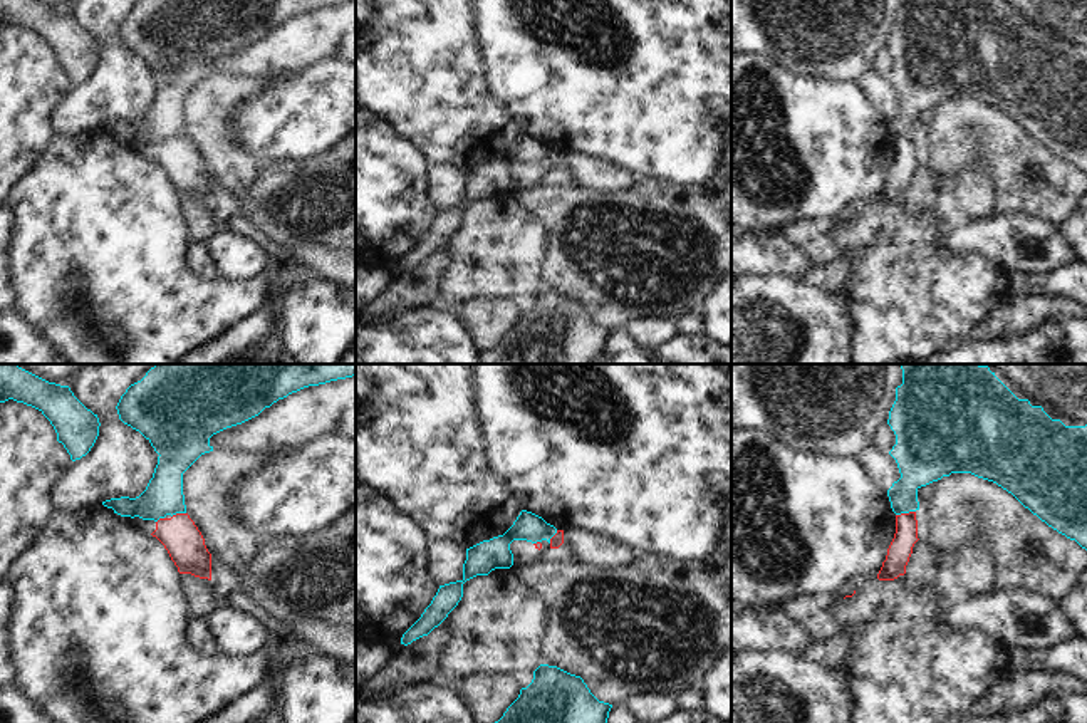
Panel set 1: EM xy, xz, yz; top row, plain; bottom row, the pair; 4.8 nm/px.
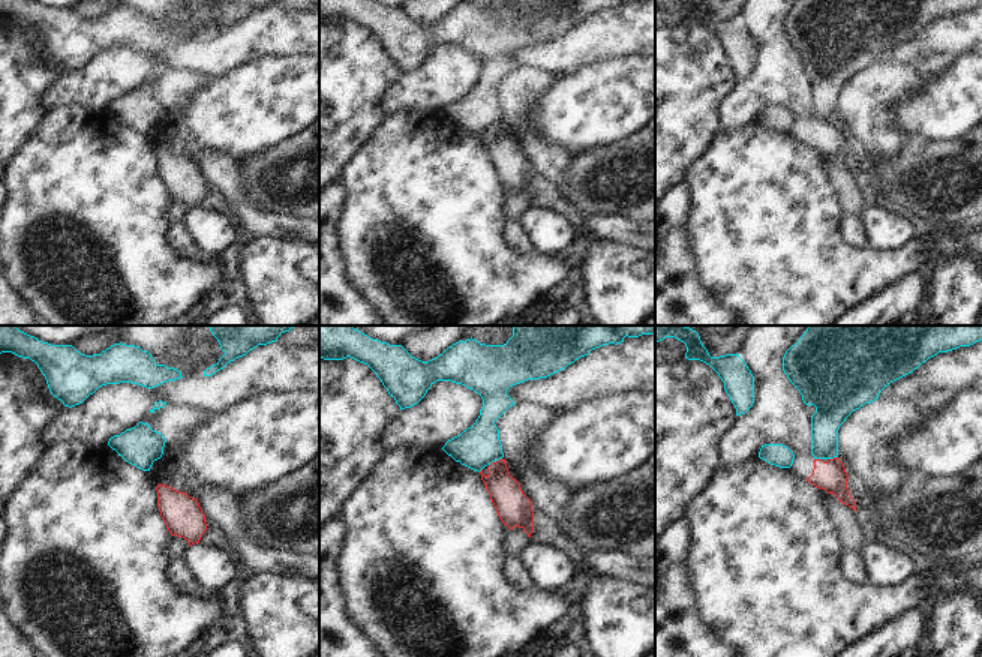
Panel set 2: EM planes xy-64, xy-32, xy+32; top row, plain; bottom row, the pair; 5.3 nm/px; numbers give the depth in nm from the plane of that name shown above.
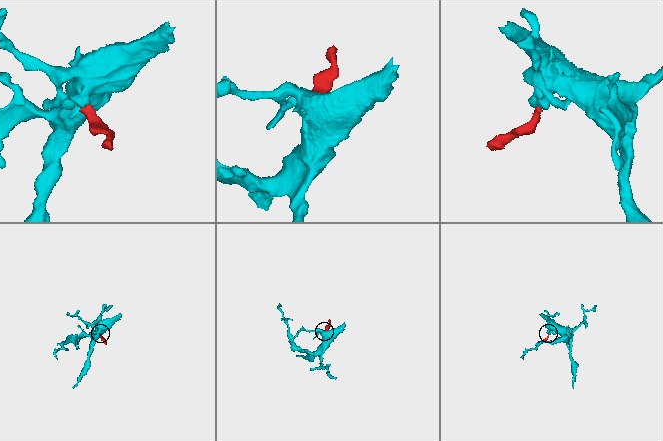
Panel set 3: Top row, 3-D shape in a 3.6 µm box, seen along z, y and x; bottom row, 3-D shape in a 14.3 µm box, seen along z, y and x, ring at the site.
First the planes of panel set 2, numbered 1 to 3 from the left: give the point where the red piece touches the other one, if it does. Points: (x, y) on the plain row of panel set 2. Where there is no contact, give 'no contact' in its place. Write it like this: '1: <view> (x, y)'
1: no contact
2: xy-32 (495, 125)
3: xy+32 (832, 122)

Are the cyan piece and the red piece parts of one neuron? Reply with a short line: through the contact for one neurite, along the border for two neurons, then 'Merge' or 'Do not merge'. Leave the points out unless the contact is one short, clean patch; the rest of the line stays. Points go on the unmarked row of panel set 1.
Line: yz (915, 135), (896, 140). Do not merge

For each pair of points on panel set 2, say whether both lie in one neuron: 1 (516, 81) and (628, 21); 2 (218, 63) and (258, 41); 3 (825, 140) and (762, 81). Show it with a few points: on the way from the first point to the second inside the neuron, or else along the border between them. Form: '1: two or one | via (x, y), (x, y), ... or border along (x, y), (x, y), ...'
1: two | border along (516, 66), (546, 71), (556, 77)
2: one | via (228, 53), (240, 42), (248, 41)
3: one | via (808, 125), (802, 114), (778, 90)

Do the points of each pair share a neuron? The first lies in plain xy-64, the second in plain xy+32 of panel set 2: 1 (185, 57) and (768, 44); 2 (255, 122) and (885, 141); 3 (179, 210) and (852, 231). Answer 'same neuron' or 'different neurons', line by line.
1: same neuron
2: different neurons
3: different neurons

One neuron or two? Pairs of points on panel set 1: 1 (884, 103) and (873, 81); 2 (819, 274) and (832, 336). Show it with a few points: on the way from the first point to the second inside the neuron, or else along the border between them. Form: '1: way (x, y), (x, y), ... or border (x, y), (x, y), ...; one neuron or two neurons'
1: way (884, 98), (874, 86); one neuron
2: border (809, 279), (826, 289), (841, 291); two neurons

